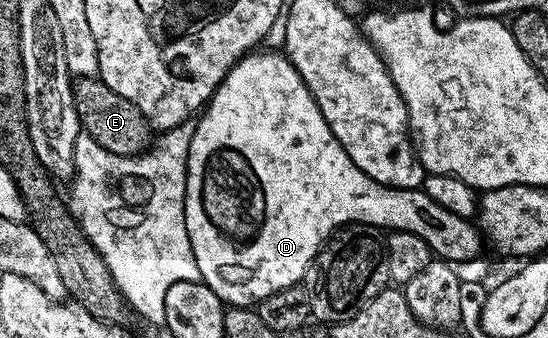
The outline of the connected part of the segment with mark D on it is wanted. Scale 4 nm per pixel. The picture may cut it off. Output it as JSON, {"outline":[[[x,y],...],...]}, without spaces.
{"outline":[[[253,51],[240,58],[236,66],[224,77],[224,82],[212,92],[212,98],[208,100],[196,121],[196,130],[190,139],[190,151],[188,152],[188,174],[186,175],[186,199],[184,200],[184,214],[186,215],[186,231],[190,235],[190,243],[194,251],[194,259],[198,263],[200,280],[218,295],[218,299],[225,306],[252,307],[264,301],[270,295],[281,293],[286,287],[301,284],[306,274],[313,268],[316,255],[320,252],[324,242],[336,232],[342,225],[356,223],[361,220],[360,209],[376,209],[375,228],[380,231],[410,231],[410,235],[418,235],[418,239],[426,239],[426,243],[432,248],[437,258],[449,263],[457,261],[475,261],[481,256],[482,234],[475,224],[467,217],[454,215],[454,211],[446,211],[426,195],[423,188],[395,189],[389,185],[378,183],[366,175],[346,155],[342,143],[330,131],[314,95],[302,83],[298,71],[288,62],[287,57],[280,51]]]}

